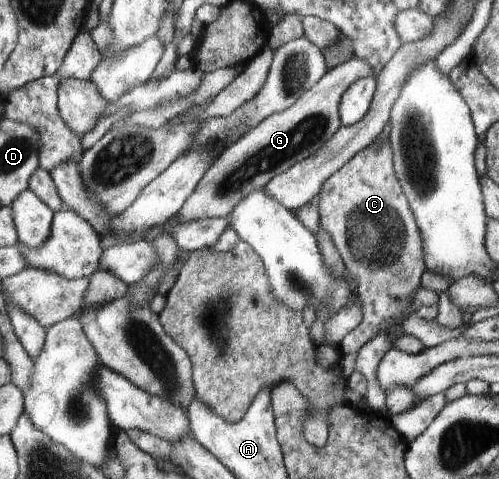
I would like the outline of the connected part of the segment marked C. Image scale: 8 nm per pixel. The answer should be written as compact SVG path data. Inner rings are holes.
M389 141L381 146L367 147L358 152L343 168L323 182L318 207L319 226L331 236L331 242L344 262L346 271L357 278L357 294L363 306L363 320L339 343L342 356L359 352L369 340L375 338L393 318L403 318L409 313L400 313L411 302L419 290L421 276L426 271L423 266L421 235L409 202L401 190L401 184L393 168L393 152Z

